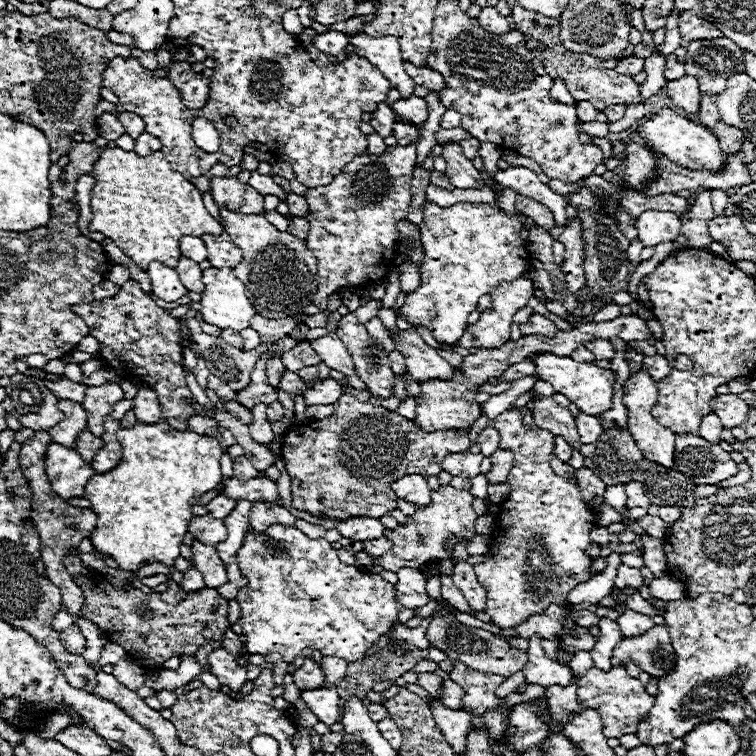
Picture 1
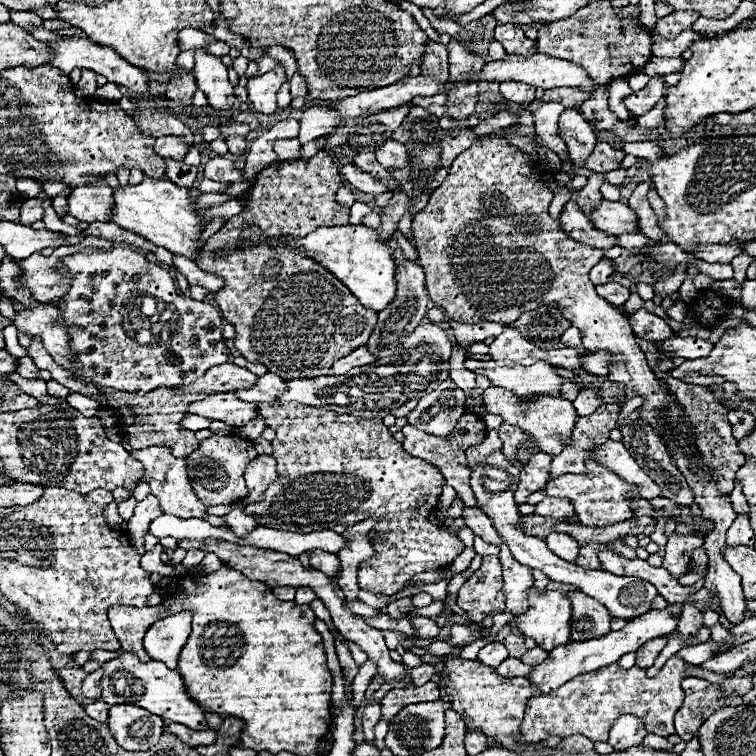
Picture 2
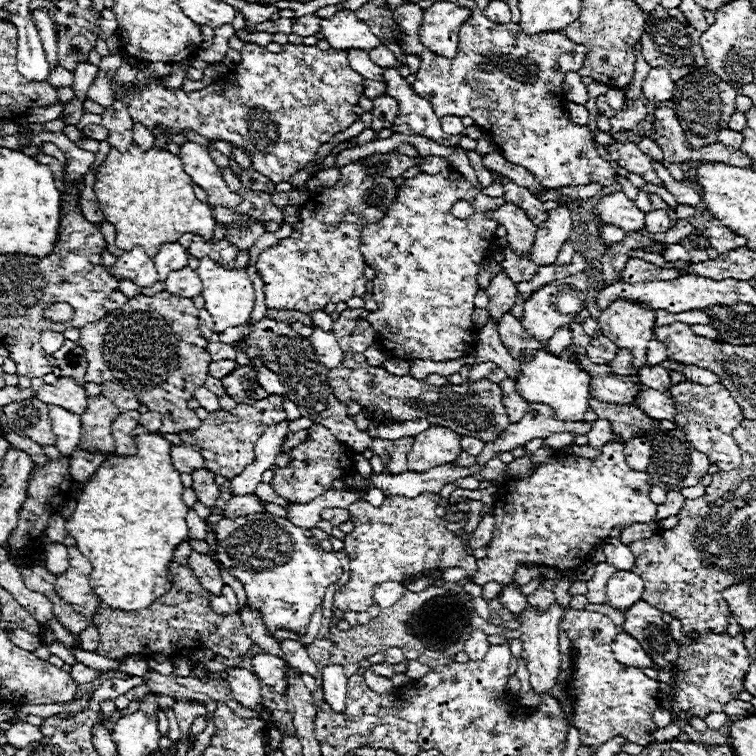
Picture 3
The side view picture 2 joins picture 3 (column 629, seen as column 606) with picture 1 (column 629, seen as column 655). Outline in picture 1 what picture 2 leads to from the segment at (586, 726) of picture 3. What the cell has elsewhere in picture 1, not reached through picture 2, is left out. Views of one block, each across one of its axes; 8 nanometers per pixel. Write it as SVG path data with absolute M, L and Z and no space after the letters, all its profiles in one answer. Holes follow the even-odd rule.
M612 666L608 672L590 668L586 676L576 676L578 682L578 700L586 706L592 706L598 710L604 722L604 736L606 738L620 738L622 734L634 734L638 728L638 722L644 714L650 712L654 698L646 694L646 688L640 684L638 678L632 678L626 674L624 666Z

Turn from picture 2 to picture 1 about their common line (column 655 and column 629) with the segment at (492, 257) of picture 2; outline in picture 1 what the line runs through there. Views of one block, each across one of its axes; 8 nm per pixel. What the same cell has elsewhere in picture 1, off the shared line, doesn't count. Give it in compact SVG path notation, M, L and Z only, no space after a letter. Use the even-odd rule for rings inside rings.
M644 368L628 376L624 384L624 402L628 408L628 428L634 434L634 440L638 442L638 448L642 450L642 454L646 454L646 458L650 458L652 462L672 468L674 466L674 432L660 426L658 420L652 416L652 408L658 402L658 388Z

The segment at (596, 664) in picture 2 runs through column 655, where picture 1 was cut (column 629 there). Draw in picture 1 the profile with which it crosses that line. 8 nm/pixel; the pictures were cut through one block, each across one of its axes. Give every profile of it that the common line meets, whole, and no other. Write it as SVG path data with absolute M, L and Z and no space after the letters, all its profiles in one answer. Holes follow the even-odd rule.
M626 610L624 614L620 614L616 622L618 622L618 626L620 626L624 638L640 636L640 634L644 634L646 630L650 630L650 626L654 626L654 622L652 622L648 616L638 614L638 612L634 612L634 610Z

